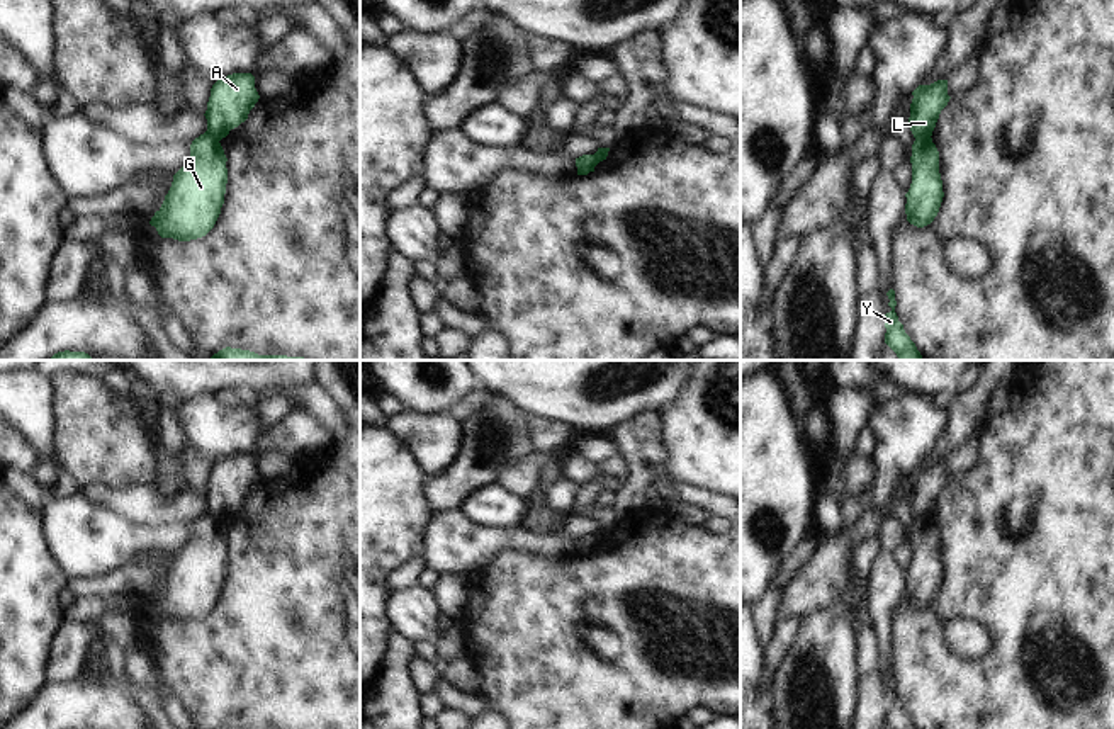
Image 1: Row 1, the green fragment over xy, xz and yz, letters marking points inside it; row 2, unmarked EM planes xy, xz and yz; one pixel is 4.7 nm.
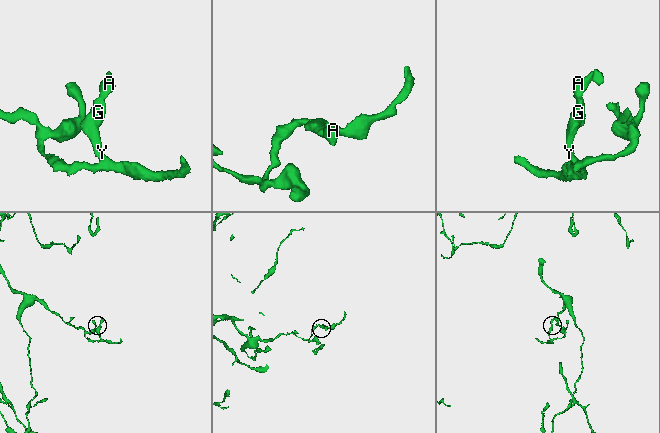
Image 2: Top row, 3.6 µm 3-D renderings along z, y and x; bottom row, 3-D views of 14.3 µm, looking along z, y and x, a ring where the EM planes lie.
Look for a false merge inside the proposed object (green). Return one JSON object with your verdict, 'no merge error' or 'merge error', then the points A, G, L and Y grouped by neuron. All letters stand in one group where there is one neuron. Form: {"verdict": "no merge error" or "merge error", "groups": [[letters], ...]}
{"verdict": "merge error", "groups": [["A", "L"], ["G", "Y"]]}

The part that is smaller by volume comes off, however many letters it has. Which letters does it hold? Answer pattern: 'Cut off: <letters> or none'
Cut off: A, L

